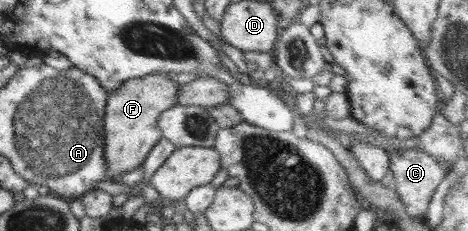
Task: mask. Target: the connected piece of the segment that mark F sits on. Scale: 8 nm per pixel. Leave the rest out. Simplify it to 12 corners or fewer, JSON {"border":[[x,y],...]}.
{"border":[[168,74],[121,83],[106,97],[108,179],[138,168],[178,103]]}

